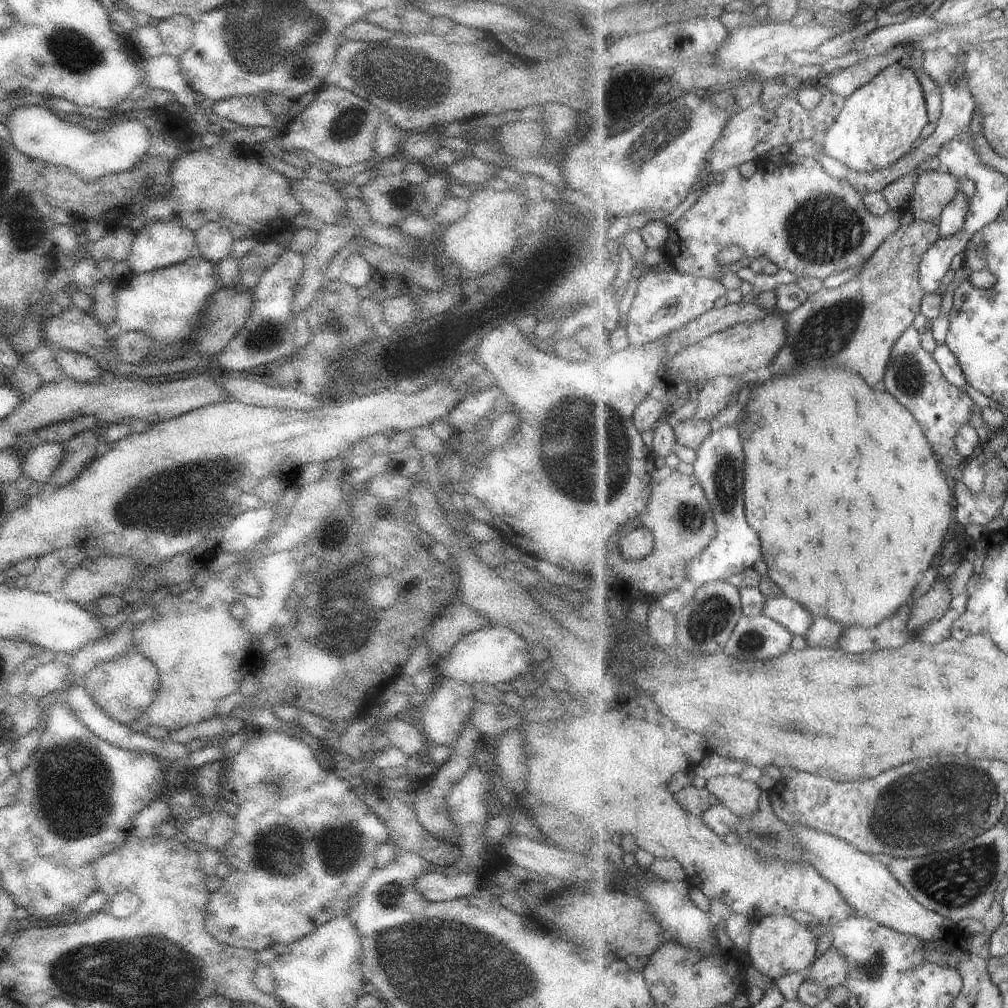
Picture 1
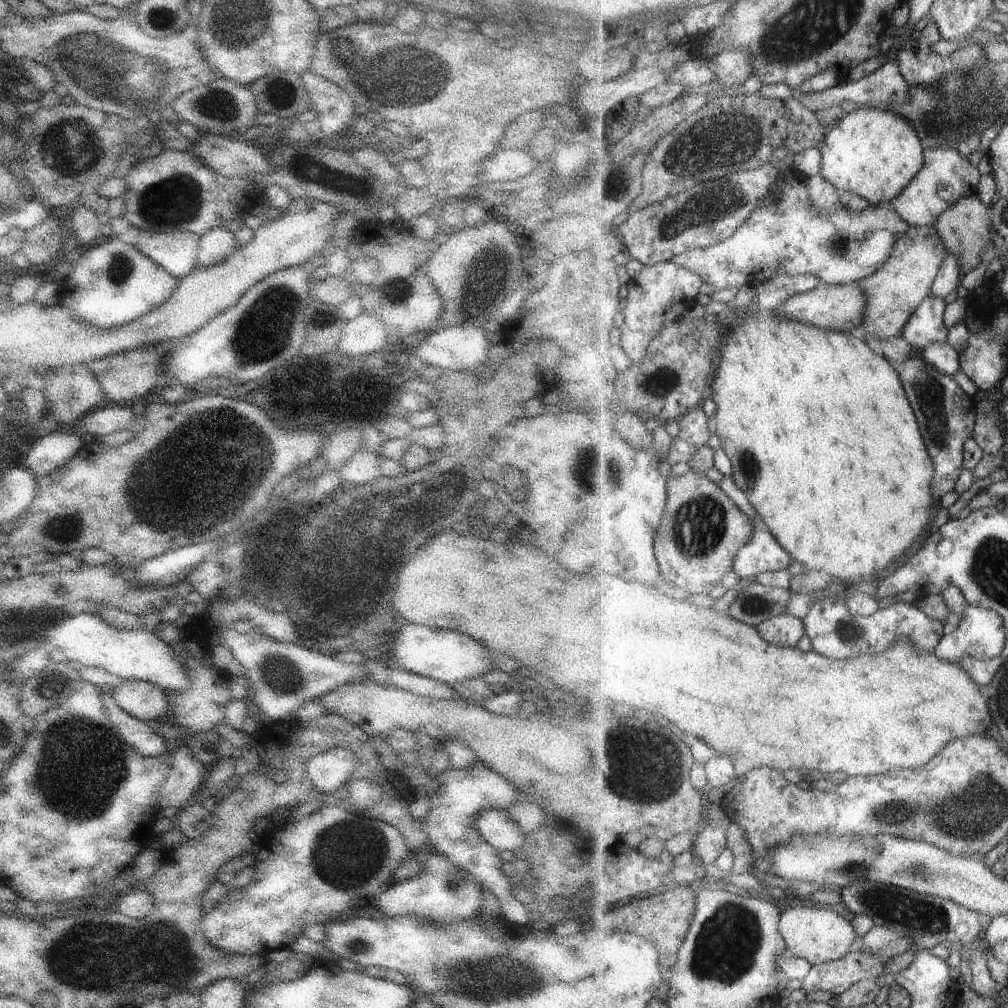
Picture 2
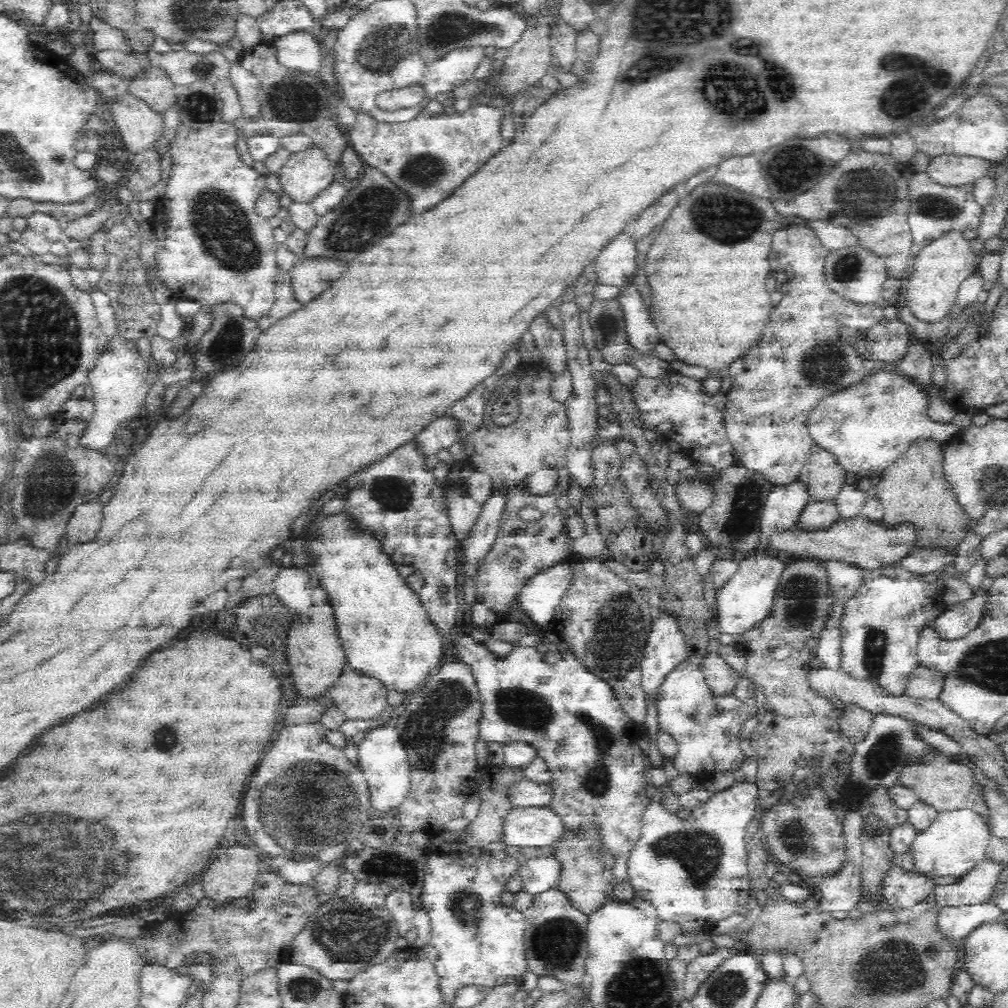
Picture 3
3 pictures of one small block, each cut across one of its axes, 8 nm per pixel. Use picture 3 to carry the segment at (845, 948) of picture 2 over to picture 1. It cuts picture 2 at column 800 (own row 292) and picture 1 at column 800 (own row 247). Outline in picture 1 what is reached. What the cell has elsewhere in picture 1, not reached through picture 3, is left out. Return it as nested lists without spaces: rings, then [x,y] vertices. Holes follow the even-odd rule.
[[[773,914],[754,925],[744,952],[750,959],[750,965],[775,982],[779,977],[789,973],[808,969],[819,958],[817,957],[818,939],[815,930],[809,930],[809,926],[801,924],[793,916]]]

